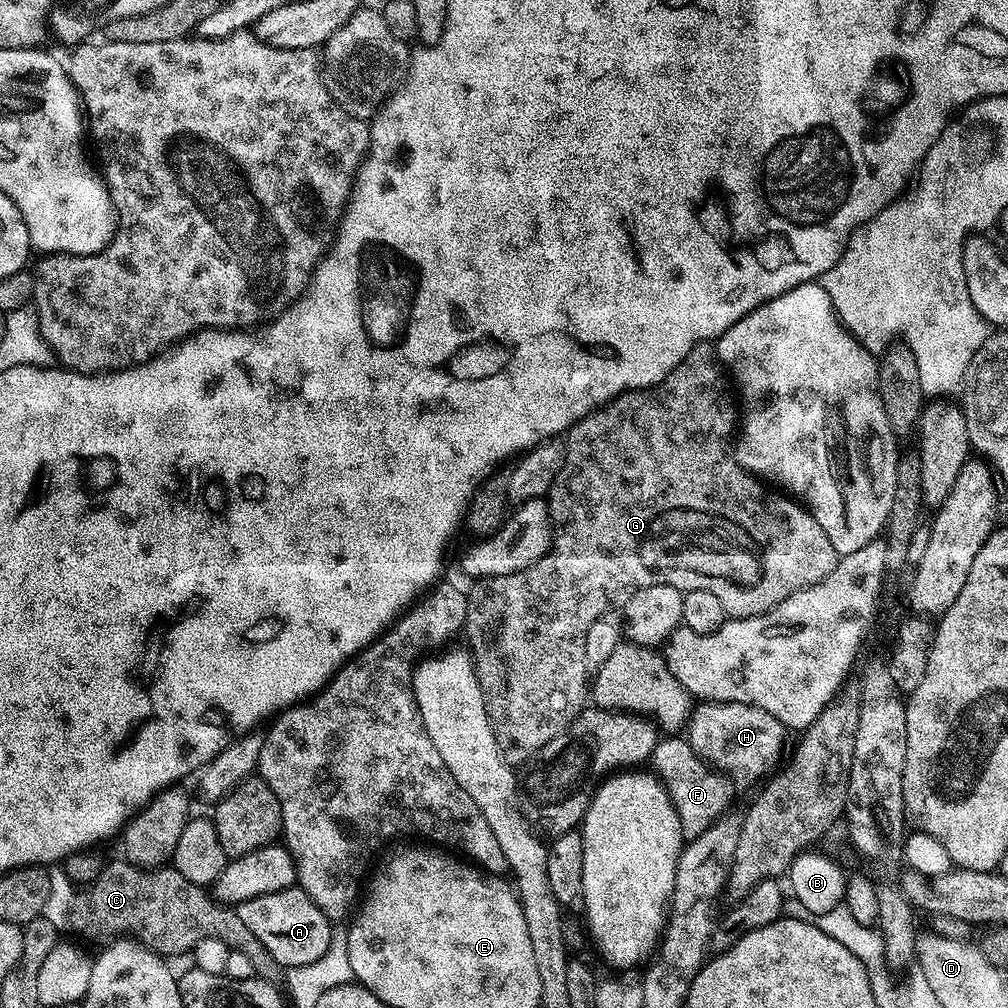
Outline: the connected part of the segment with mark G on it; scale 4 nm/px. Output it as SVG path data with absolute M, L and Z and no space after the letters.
M706 343L696 344L692 353L665 380L658 382L653 388L637 388L634 392L624 392L620 396L615 396L613 400L603 404L601 408L568 429L564 465L560 467L560 472L554 478L552 488L546 497L548 516L552 520L551 548L542 558L538 558L538 562L534 562L534 566L518 570L514 574L477 579L473 583L476 585L468 592L468 609L462 632L463 635L468 635L466 647L471 655L472 664L476 667L476 677L484 695L486 714L492 723L496 741L509 757L517 756L520 762L527 761L542 751L551 740L558 738L558 734L566 731L584 711L586 697L590 692L590 669L586 662L586 630L590 630L590 626L594 626L594 622L598 622L598 618L602 618L606 613L623 609L624 603L634 598L638 590L659 584L674 586L683 593L690 590L710 590L710 594L715 594L722 602L725 617L741 620L769 612L771 608L778 606L778 602L790 598L790 594L822 582L822 578L826 578L826 574L834 570L838 559L834 546L830 546L826 530L818 526L815 518L808 513L808 509L795 499L765 486L736 461L730 447L730 436L728 440L728 424L735 425L737 420L738 404L734 399L726 369L721 364L720 357L716 355L715 347L711 343Z

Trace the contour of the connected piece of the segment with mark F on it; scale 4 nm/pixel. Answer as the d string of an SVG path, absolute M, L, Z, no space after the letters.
M668 734L657 739L656 749L650 757L650 768L668 791L680 819L680 830L685 837L691 838L702 834L714 821L729 811L728 803L732 800L733 781L704 761L683 735Z

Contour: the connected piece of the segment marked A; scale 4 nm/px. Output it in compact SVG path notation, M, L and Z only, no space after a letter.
M296 886L284 892L250 898L246 902L235 905L235 910L238 918L246 922L250 934L254 934L254 938L258 938L262 946L266 946L274 962L278 962L284 970L318 962L318 958L326 954L332 941L333 921L328 920L326 914L322 914L322 910L314 906L312 899Z

